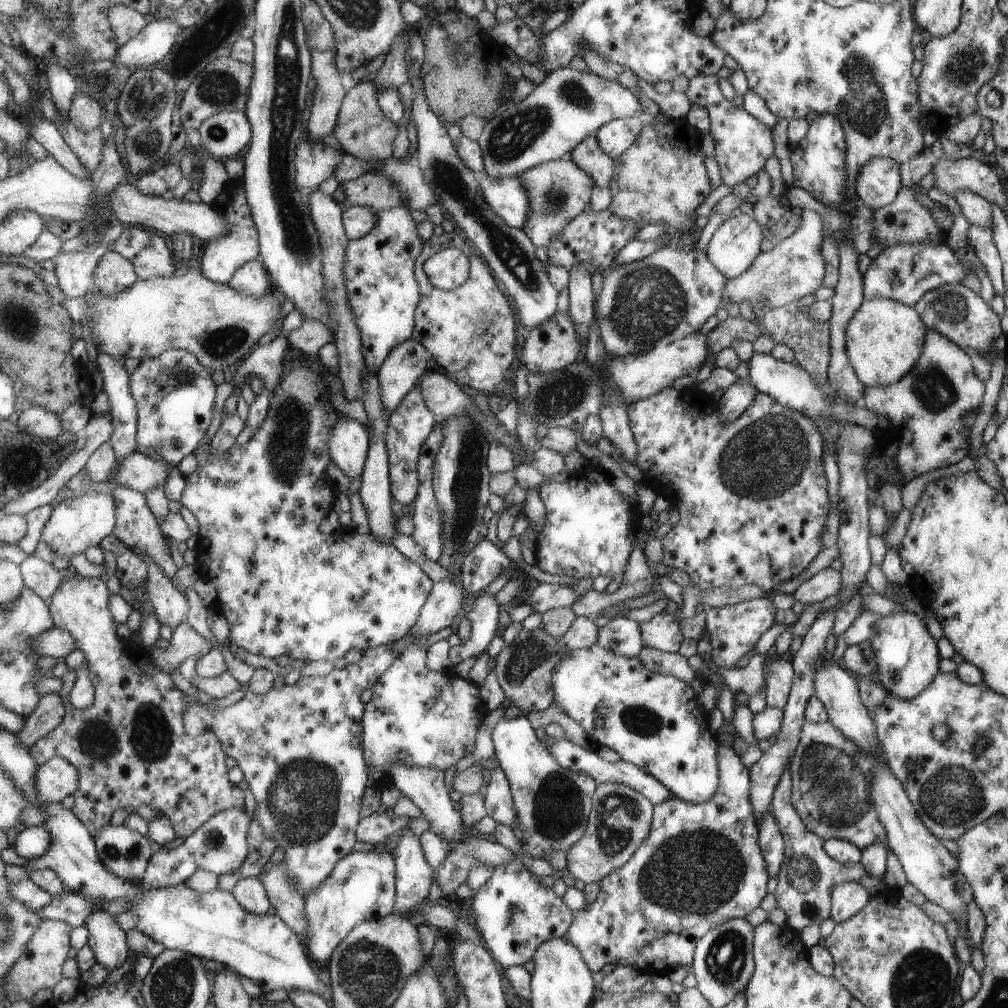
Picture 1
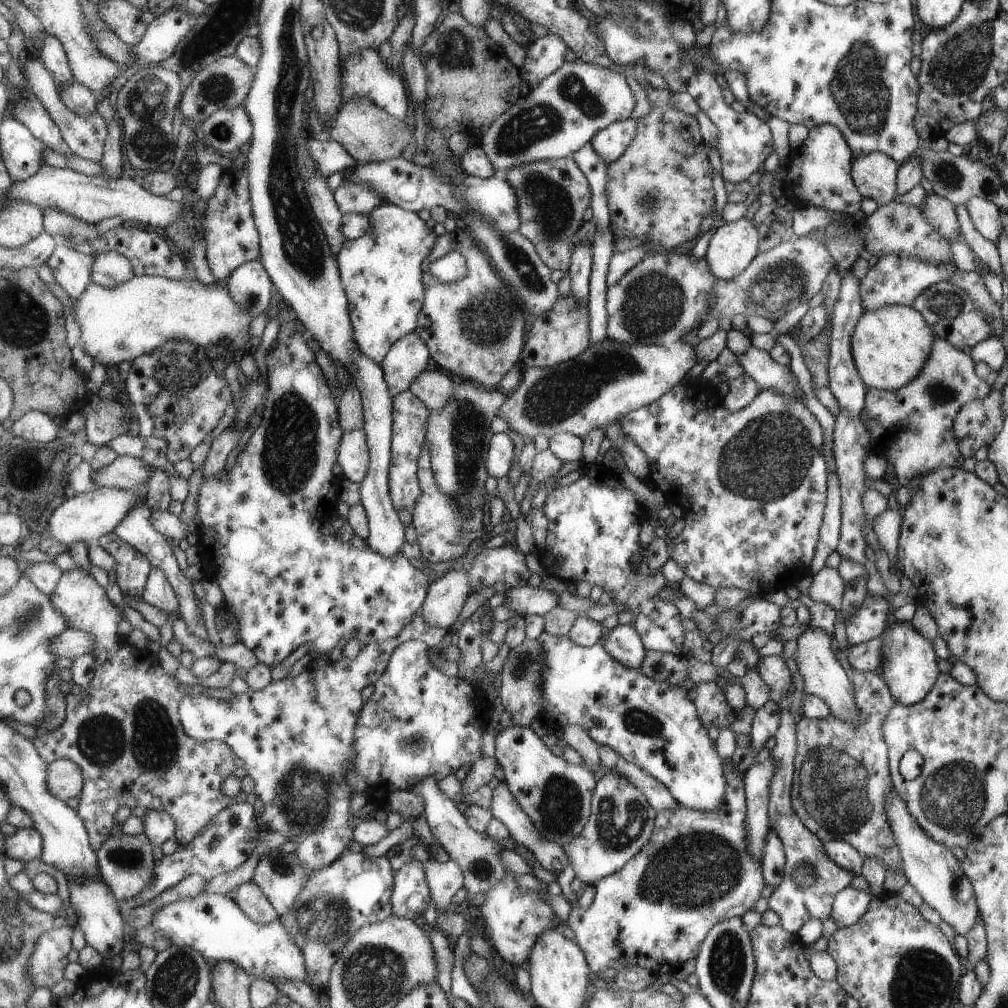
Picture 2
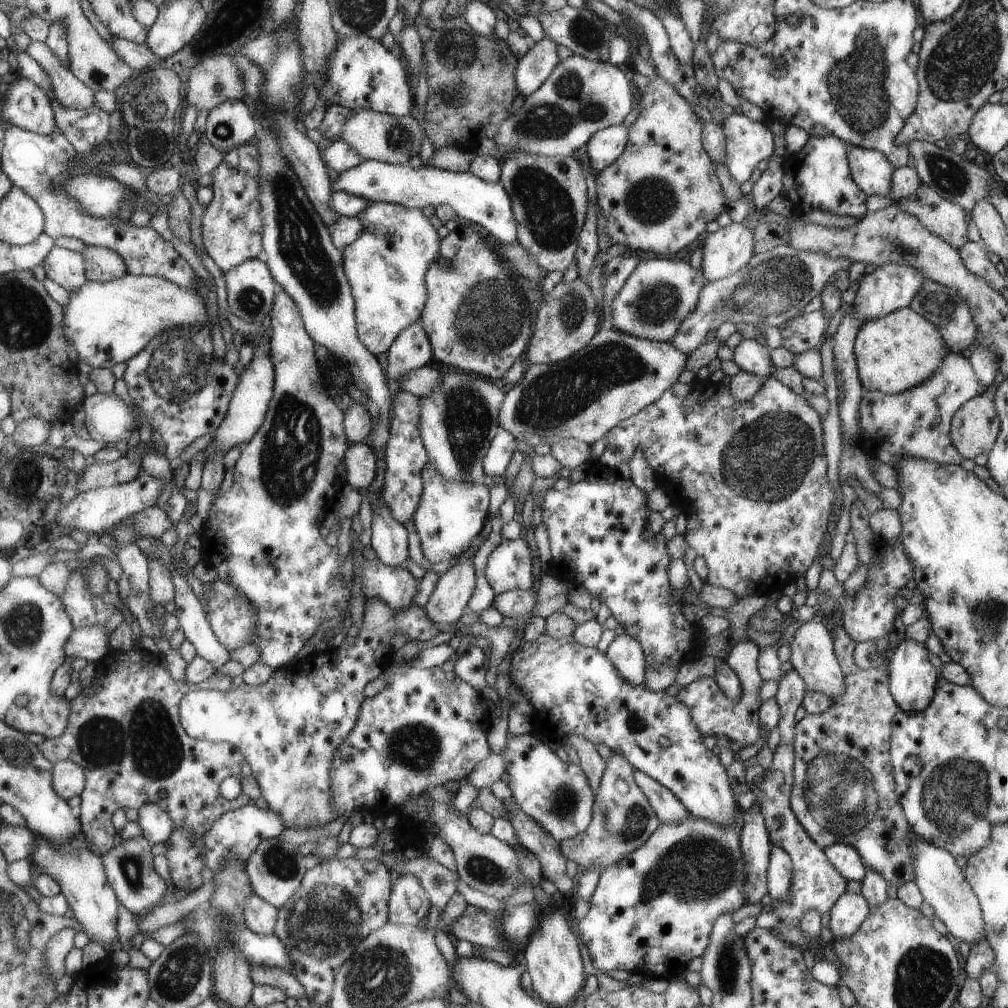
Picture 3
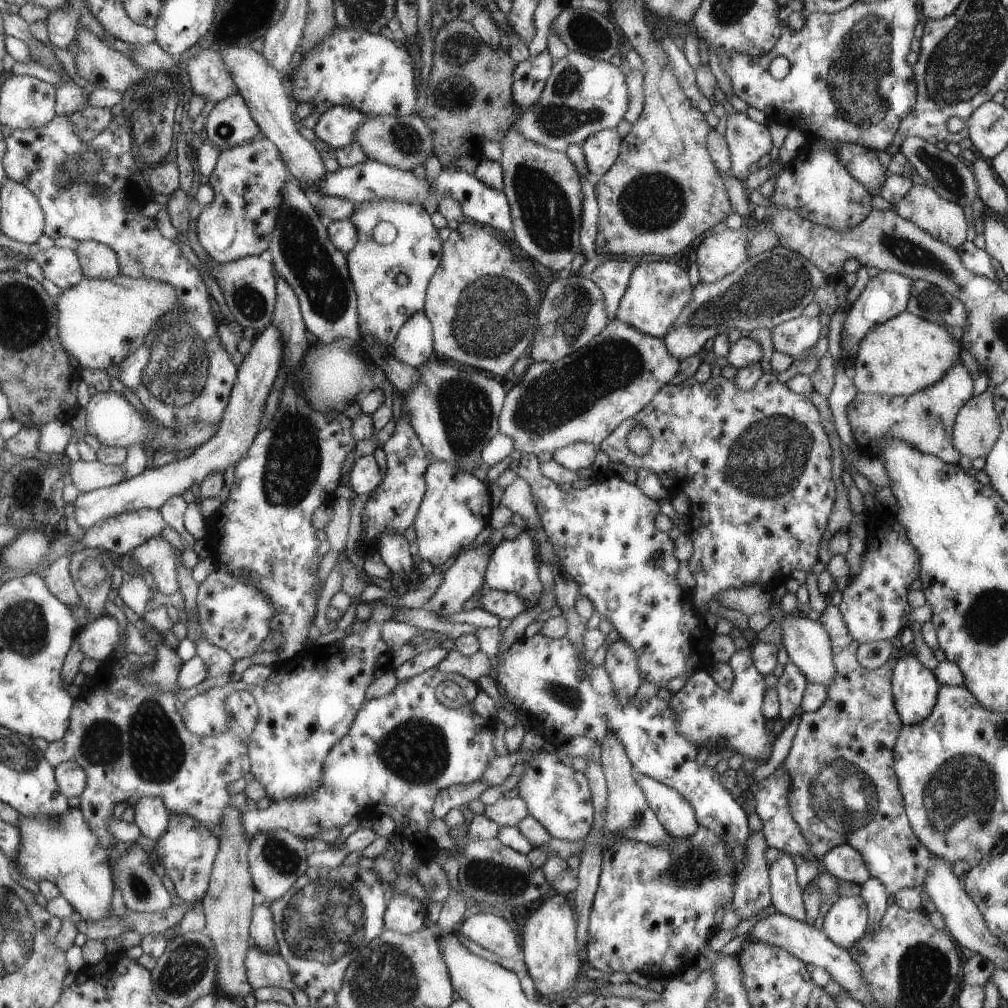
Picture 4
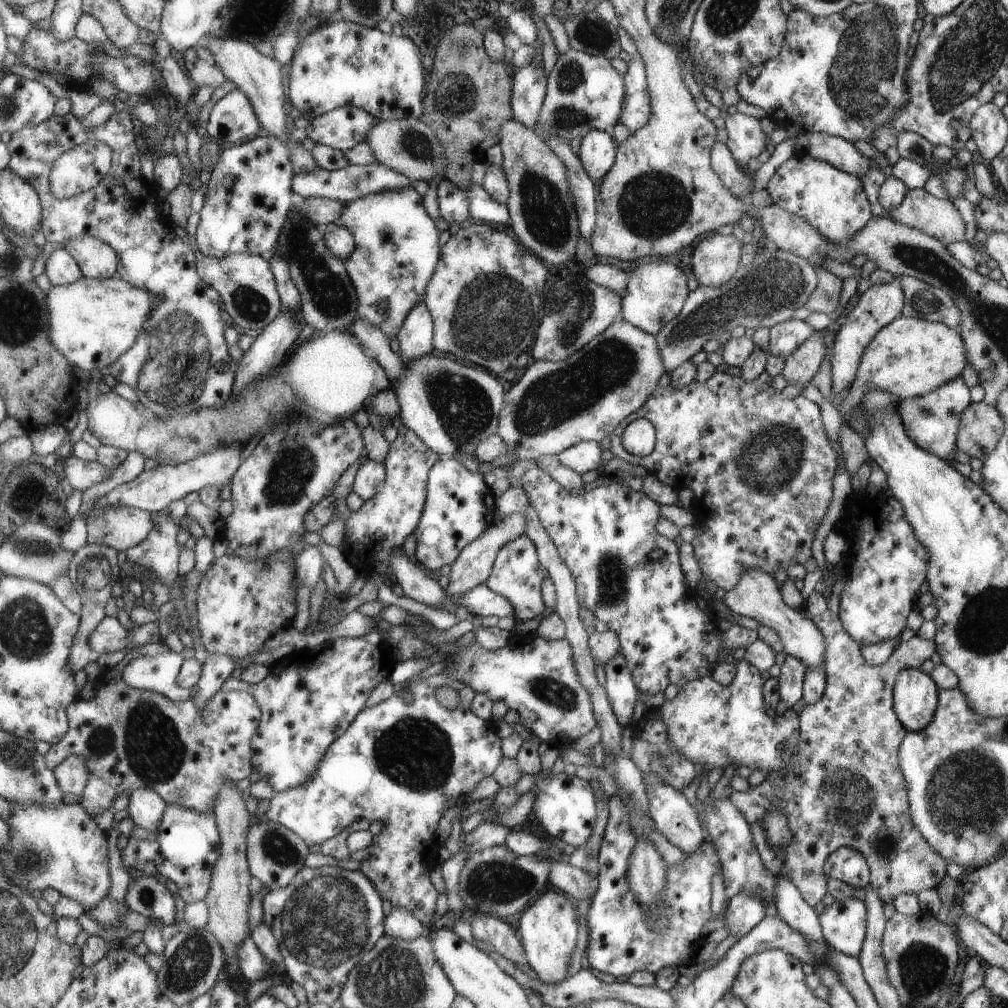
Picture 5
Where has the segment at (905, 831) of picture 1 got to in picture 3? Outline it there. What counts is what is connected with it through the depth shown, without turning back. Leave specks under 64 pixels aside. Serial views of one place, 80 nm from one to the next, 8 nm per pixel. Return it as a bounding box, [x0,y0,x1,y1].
[908,830,986,945]

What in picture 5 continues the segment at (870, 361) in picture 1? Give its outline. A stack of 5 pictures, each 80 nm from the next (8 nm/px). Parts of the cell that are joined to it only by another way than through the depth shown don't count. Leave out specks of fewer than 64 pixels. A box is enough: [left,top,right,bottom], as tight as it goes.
[836,313,966,423]

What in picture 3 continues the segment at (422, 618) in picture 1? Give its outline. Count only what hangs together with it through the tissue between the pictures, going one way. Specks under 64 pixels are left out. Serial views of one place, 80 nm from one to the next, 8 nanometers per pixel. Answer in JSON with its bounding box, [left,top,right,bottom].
[422,557,475,625]

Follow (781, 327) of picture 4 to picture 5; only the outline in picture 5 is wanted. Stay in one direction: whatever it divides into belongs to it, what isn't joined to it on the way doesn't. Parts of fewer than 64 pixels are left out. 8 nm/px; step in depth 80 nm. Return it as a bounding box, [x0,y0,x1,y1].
[768,319,815,358]

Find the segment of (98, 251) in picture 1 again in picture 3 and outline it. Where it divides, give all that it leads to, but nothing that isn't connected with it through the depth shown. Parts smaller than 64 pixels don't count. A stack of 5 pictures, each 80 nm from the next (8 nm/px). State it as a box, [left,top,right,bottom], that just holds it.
[41,245,89,294]

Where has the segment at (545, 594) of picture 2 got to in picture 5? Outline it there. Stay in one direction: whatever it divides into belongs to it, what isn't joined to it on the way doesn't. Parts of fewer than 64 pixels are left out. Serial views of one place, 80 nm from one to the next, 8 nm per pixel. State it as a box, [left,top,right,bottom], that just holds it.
[455,584,513,619]

